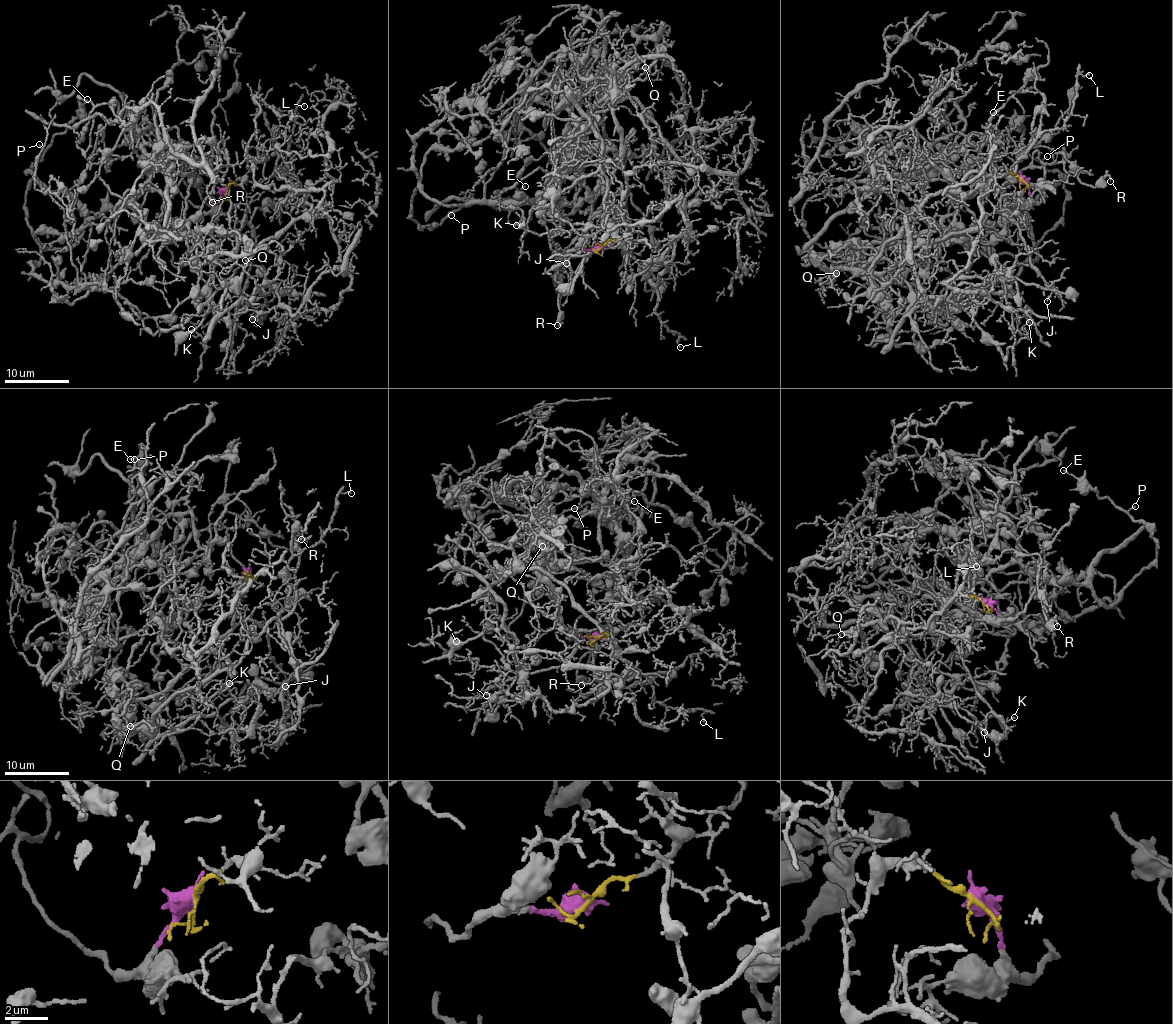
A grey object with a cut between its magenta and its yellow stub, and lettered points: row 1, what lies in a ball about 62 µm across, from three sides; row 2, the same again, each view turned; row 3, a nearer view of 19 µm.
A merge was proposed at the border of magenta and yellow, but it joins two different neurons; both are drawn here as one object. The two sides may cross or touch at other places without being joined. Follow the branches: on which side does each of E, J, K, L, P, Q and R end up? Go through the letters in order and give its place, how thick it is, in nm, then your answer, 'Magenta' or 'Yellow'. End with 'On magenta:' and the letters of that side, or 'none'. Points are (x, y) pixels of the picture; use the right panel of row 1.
E: Place: (993, 112). Thickness 160 nm. Magenta
J: Place: (1047, 301). Thickness 150 nm. Yellow
K: Place: (1029, 322). Thickness 110 nm. Yellow
L: Place: (1089, 75). Thickness 140 nm. Yellow
P: Place: (1047, 156). Thickness 120 nm. Magenta
Q: Place: (836, 273). Thickness 130 nm. Yellow
R: Place: (1110, 181). Thickness 180 nm. Magenta
On magenta: E, P, R

